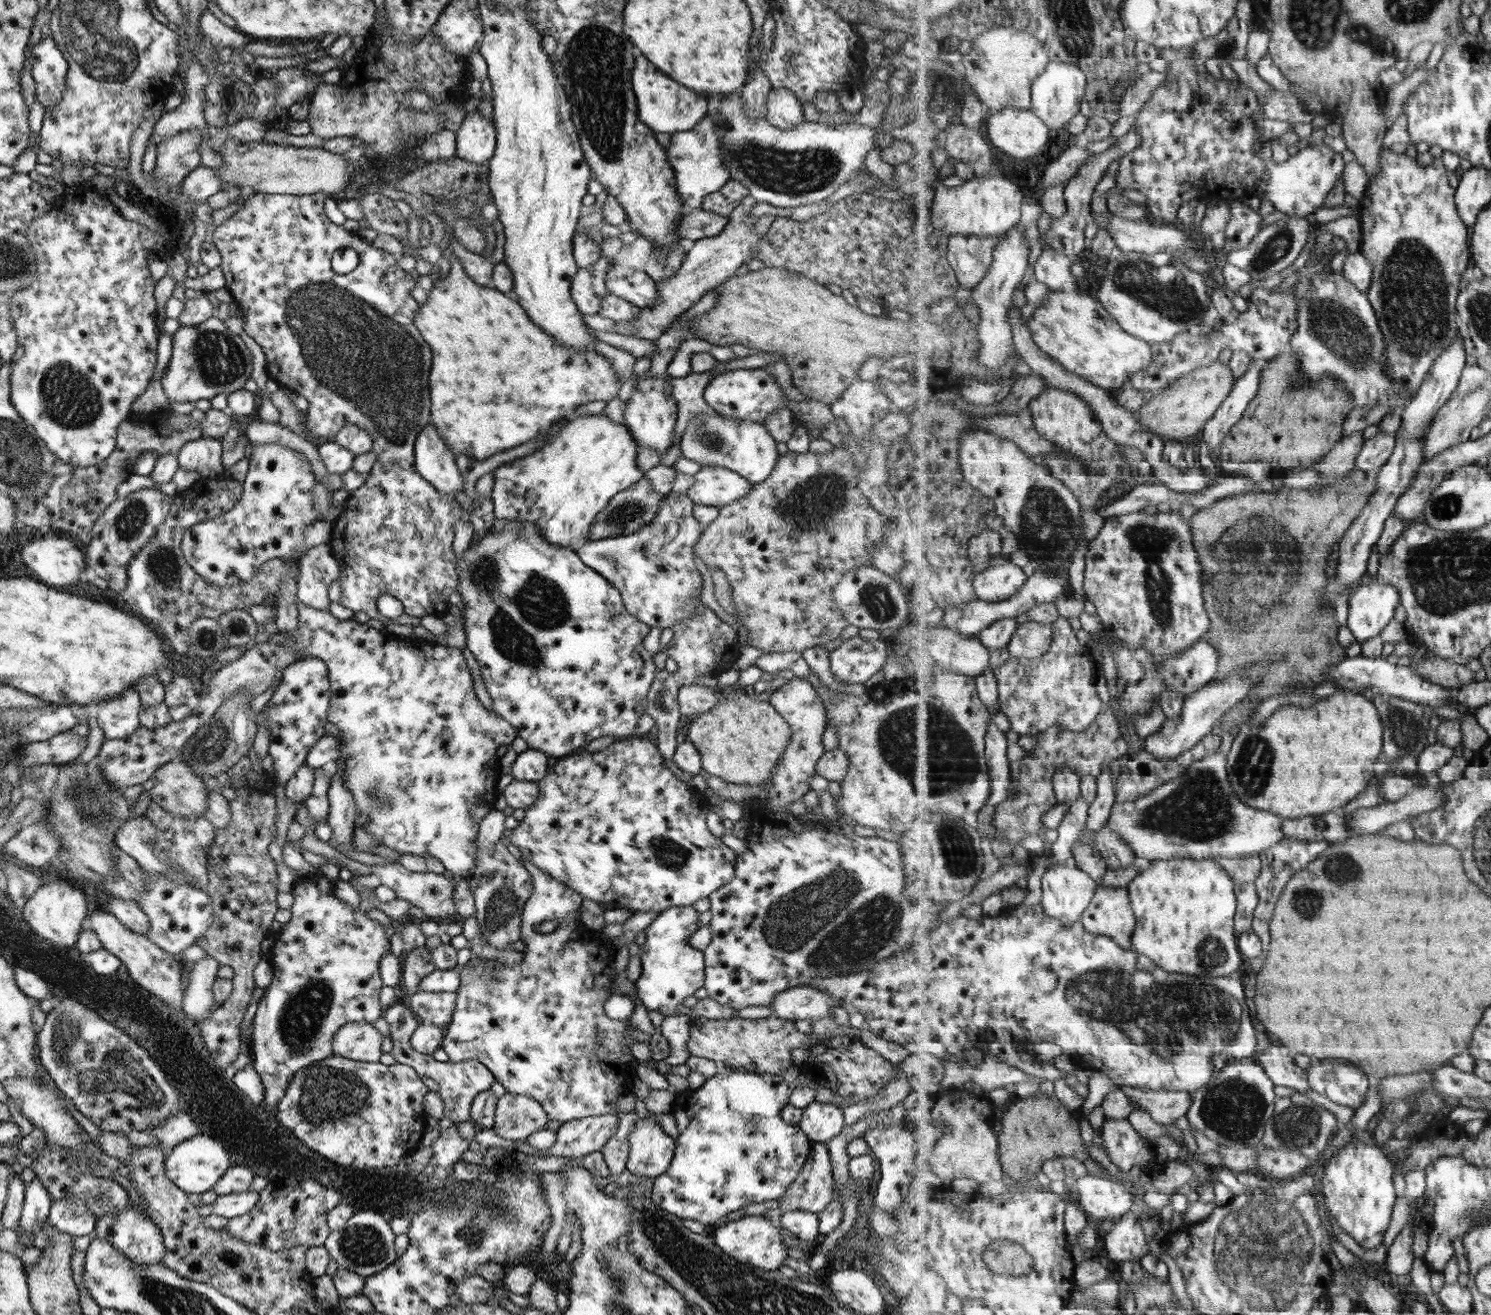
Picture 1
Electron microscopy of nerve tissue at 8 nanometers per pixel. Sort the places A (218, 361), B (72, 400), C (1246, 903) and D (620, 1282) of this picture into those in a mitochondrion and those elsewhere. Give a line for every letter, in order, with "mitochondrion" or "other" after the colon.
A: mitochondrion
B: mitochondrion
C: other
D: mitochondrion

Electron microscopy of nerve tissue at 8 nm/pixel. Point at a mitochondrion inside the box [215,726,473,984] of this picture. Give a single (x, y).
(384, 800)

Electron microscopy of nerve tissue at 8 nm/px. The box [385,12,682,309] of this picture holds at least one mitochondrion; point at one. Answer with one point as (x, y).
(596, 58)

